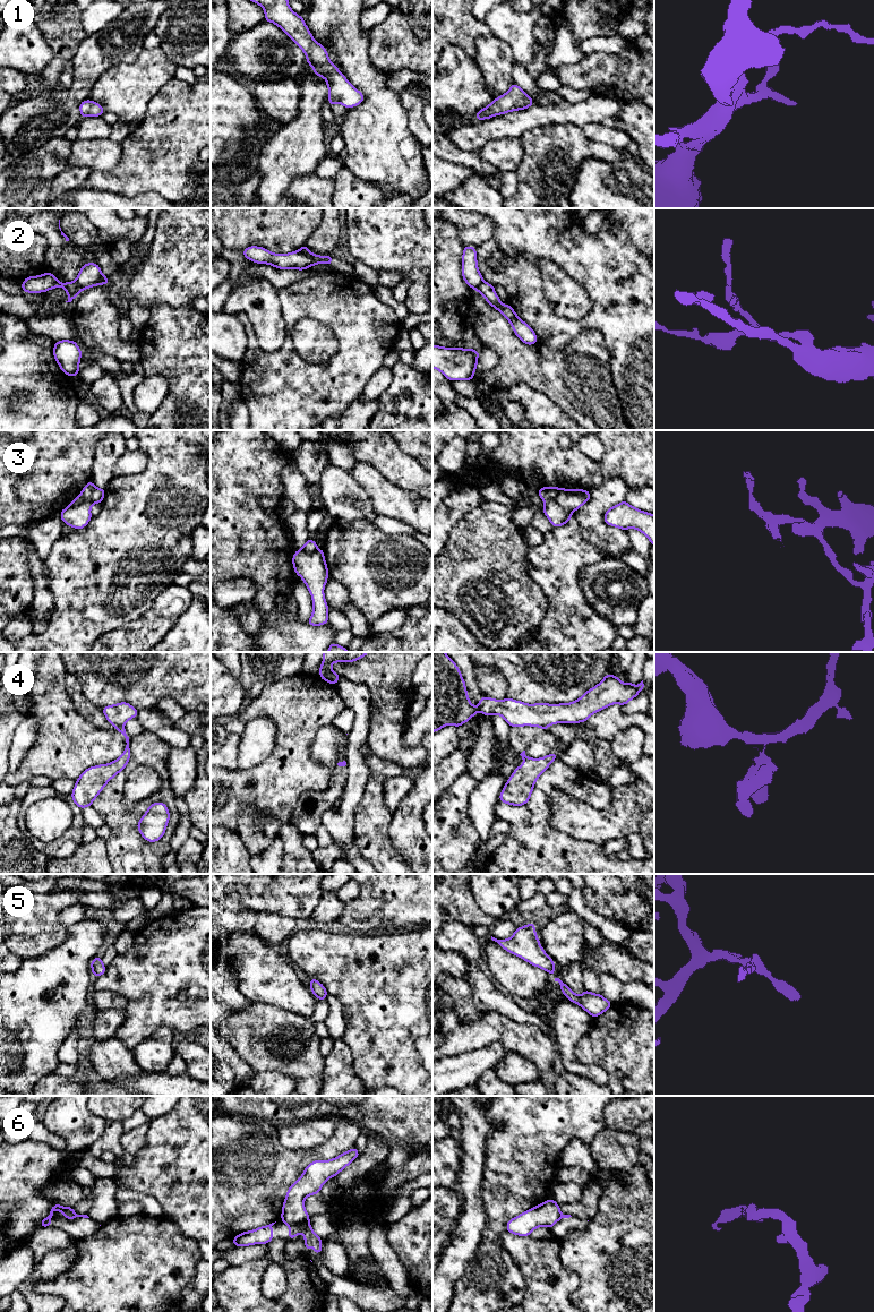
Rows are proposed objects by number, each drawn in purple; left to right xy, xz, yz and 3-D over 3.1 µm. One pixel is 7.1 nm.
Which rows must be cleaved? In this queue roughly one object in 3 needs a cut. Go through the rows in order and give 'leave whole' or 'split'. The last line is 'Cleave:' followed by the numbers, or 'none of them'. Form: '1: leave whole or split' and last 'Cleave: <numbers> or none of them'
1: leave whole
2: split
3: split
4: split
5: leave whole
6: split
Cleave: 2, 3, 4, 6

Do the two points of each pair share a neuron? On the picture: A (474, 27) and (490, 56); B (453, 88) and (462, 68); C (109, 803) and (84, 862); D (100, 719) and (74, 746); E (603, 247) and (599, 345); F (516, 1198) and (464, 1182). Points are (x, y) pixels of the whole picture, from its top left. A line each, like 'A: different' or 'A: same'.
A: different
B: same
C: different
D: different
E: different
F: different

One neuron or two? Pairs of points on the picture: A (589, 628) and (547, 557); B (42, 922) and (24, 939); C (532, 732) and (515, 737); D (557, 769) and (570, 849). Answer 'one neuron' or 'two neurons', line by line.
A: one neuron
B: one neuron
C: one neuron
D: one neuron

